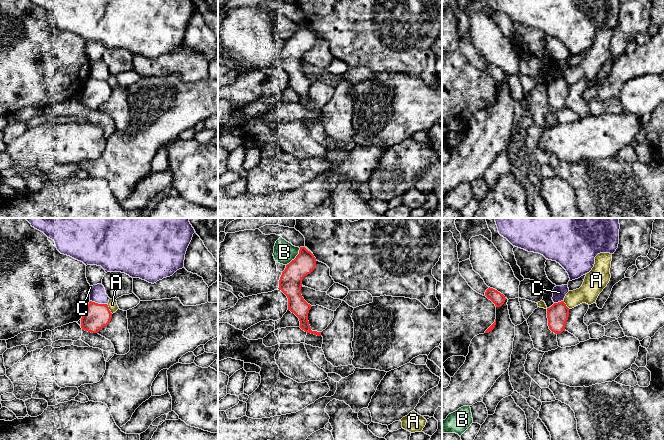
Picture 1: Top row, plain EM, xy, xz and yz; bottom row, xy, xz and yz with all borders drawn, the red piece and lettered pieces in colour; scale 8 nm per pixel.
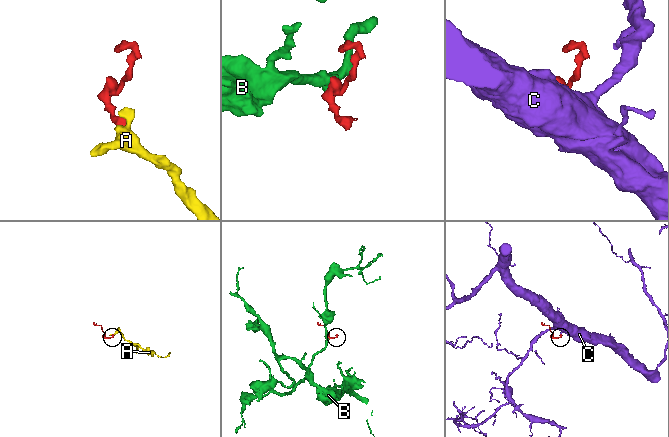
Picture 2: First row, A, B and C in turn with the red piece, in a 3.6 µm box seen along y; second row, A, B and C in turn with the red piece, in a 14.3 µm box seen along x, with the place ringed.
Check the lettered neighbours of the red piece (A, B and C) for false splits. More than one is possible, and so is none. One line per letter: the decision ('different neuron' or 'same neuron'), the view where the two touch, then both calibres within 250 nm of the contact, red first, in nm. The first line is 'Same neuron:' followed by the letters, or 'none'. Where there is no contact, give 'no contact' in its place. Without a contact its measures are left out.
Same neuron: none
A: different neuron | xy | 200/80 nm
B: different neuron | xz | 190/180 nm
C: different neuron | xy | 200/130 nm

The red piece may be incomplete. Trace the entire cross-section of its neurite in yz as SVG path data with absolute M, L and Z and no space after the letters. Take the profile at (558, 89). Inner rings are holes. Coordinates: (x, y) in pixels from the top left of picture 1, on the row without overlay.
M564 77L554 79L547 84L547 94L549 105L555 110L565 107L565 101L569 93L569 84Z

